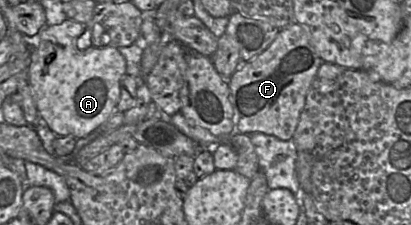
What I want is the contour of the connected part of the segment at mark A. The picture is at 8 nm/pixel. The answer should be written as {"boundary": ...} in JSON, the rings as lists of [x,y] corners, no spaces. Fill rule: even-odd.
{"boundary":[[[66,18],[58,25],[47,25],[33,40],[28,80],[39,115],[57,135],[83,138],[107,121],[117,109],[120,84],[126,74],[126,60],[114,46],[80,50],[77,40],[85,25]]]}

